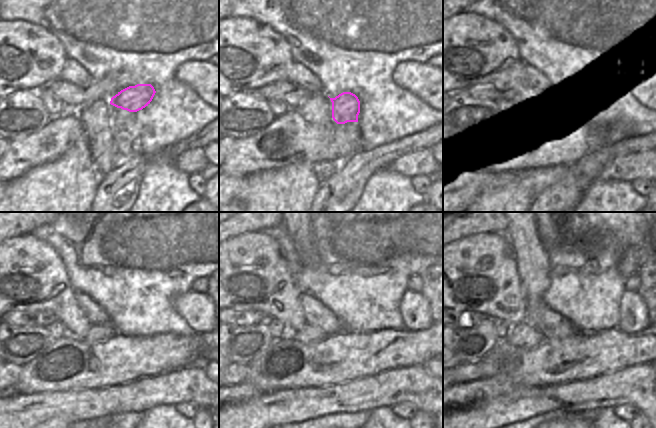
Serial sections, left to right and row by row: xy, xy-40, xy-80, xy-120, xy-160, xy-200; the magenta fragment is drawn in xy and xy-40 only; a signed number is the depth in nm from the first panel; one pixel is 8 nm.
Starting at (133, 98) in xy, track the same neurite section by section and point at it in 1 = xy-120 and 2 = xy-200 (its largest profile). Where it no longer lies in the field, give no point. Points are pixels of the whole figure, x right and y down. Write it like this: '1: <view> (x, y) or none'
1: xy-120 (100, 332)
2: xy-200 (522, 335)

